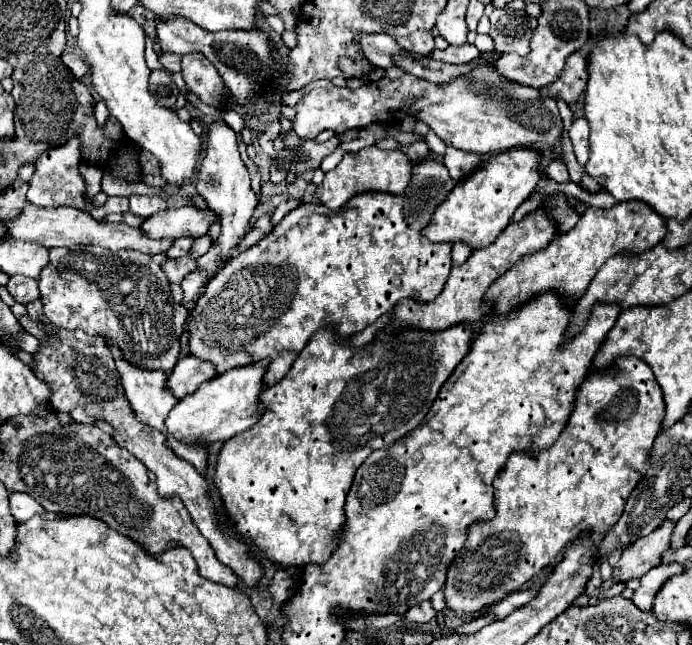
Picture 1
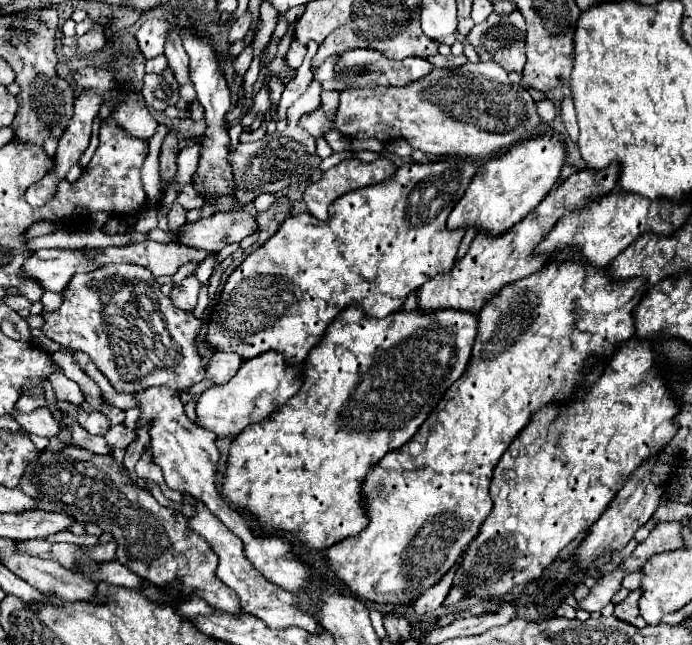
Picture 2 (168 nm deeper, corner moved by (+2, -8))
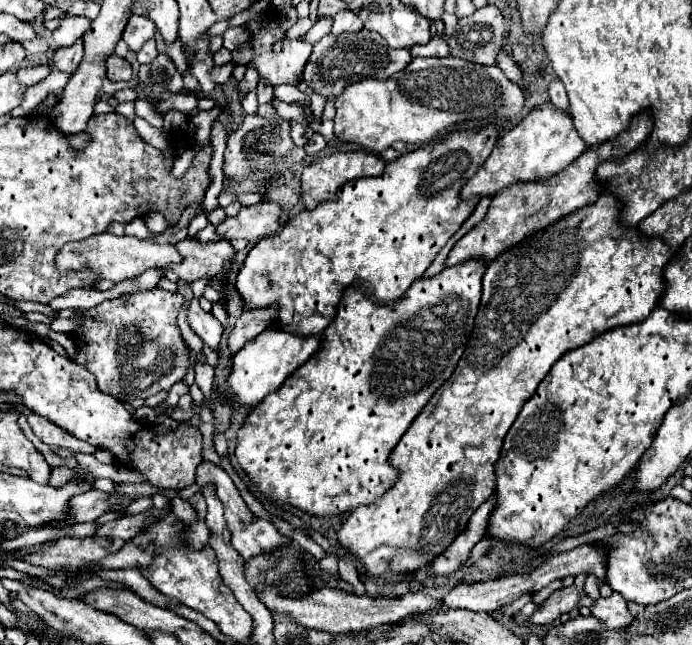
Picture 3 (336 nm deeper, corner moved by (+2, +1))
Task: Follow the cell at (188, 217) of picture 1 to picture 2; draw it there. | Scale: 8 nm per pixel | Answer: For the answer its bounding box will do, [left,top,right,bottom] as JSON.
[180,212,258,252]

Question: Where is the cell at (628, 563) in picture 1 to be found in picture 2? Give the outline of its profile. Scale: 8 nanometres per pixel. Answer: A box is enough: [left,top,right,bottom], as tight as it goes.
[578,570,626,612]

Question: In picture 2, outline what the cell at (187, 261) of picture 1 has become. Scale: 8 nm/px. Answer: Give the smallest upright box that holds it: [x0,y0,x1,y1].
[170,276,200,312]

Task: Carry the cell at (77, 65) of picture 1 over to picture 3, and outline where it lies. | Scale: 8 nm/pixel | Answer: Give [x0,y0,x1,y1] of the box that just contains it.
[106,57,132,81]

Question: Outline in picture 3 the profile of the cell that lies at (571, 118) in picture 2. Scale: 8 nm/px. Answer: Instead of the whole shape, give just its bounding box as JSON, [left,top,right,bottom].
[548,81,570,113]

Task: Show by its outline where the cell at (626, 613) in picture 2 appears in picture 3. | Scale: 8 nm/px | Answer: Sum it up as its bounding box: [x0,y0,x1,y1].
[592,593,634,629]

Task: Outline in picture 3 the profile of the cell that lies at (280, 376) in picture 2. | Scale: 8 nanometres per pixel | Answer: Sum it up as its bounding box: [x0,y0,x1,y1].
[228,327,320,407]

